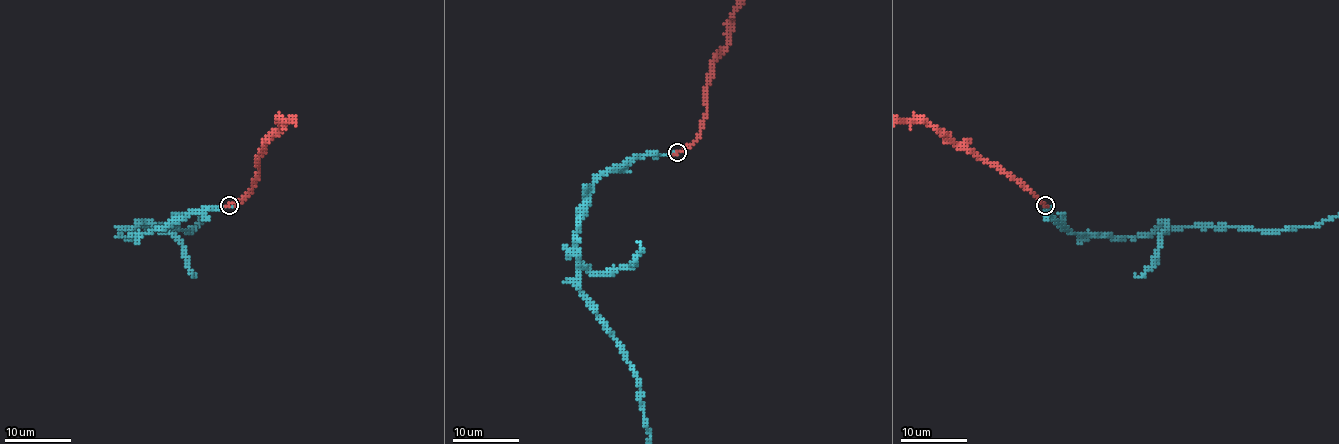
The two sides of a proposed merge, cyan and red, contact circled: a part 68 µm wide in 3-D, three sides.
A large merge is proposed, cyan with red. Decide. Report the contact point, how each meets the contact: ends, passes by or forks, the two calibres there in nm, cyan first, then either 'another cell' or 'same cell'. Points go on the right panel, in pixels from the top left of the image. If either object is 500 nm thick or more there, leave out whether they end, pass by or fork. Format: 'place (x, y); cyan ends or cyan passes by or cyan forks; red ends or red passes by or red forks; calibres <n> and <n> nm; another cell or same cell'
place (1045, 205); cyan ends; red ends; calibres 240 and 170 nm; same cell

